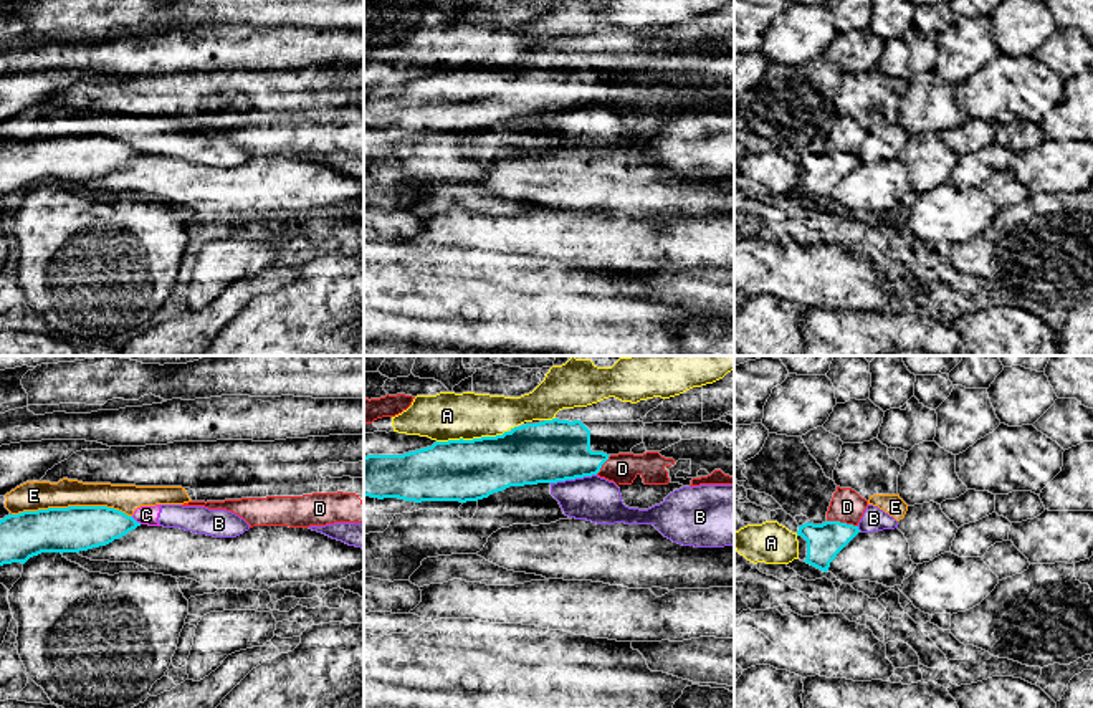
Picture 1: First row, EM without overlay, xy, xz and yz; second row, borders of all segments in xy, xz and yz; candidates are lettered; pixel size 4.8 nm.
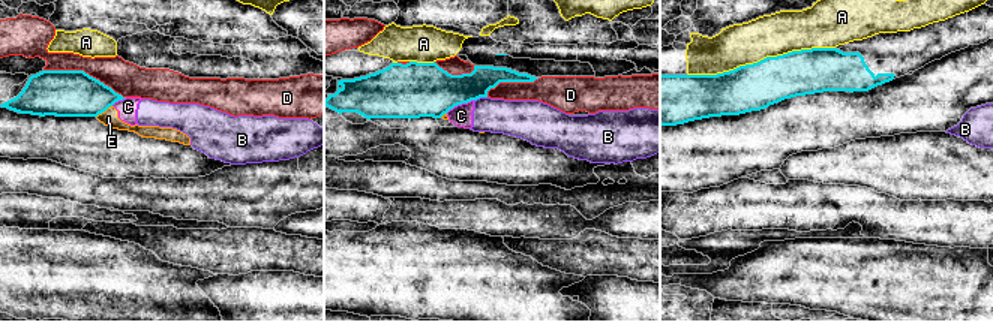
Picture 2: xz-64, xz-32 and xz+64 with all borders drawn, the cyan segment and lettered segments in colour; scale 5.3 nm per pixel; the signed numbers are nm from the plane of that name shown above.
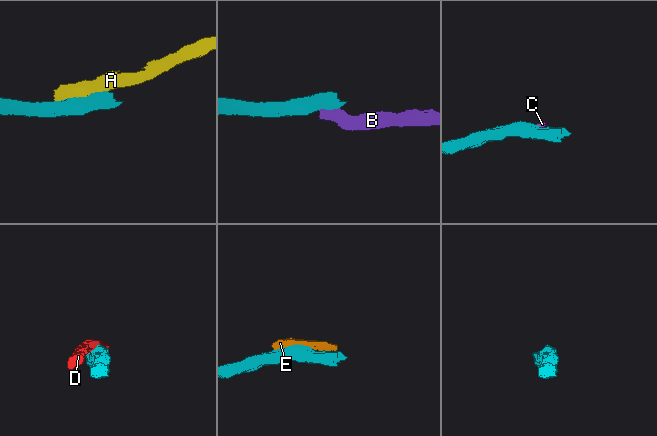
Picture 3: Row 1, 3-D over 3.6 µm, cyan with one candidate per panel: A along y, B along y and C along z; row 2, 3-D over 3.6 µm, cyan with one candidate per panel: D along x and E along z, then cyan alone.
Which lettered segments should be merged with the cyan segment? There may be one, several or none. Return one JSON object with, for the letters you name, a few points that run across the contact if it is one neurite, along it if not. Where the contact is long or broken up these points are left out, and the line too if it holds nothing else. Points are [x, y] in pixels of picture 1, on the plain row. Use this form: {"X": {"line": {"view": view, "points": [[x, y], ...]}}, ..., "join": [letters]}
{"join": []}

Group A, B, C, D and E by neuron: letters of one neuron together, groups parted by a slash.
A / B C E / D

